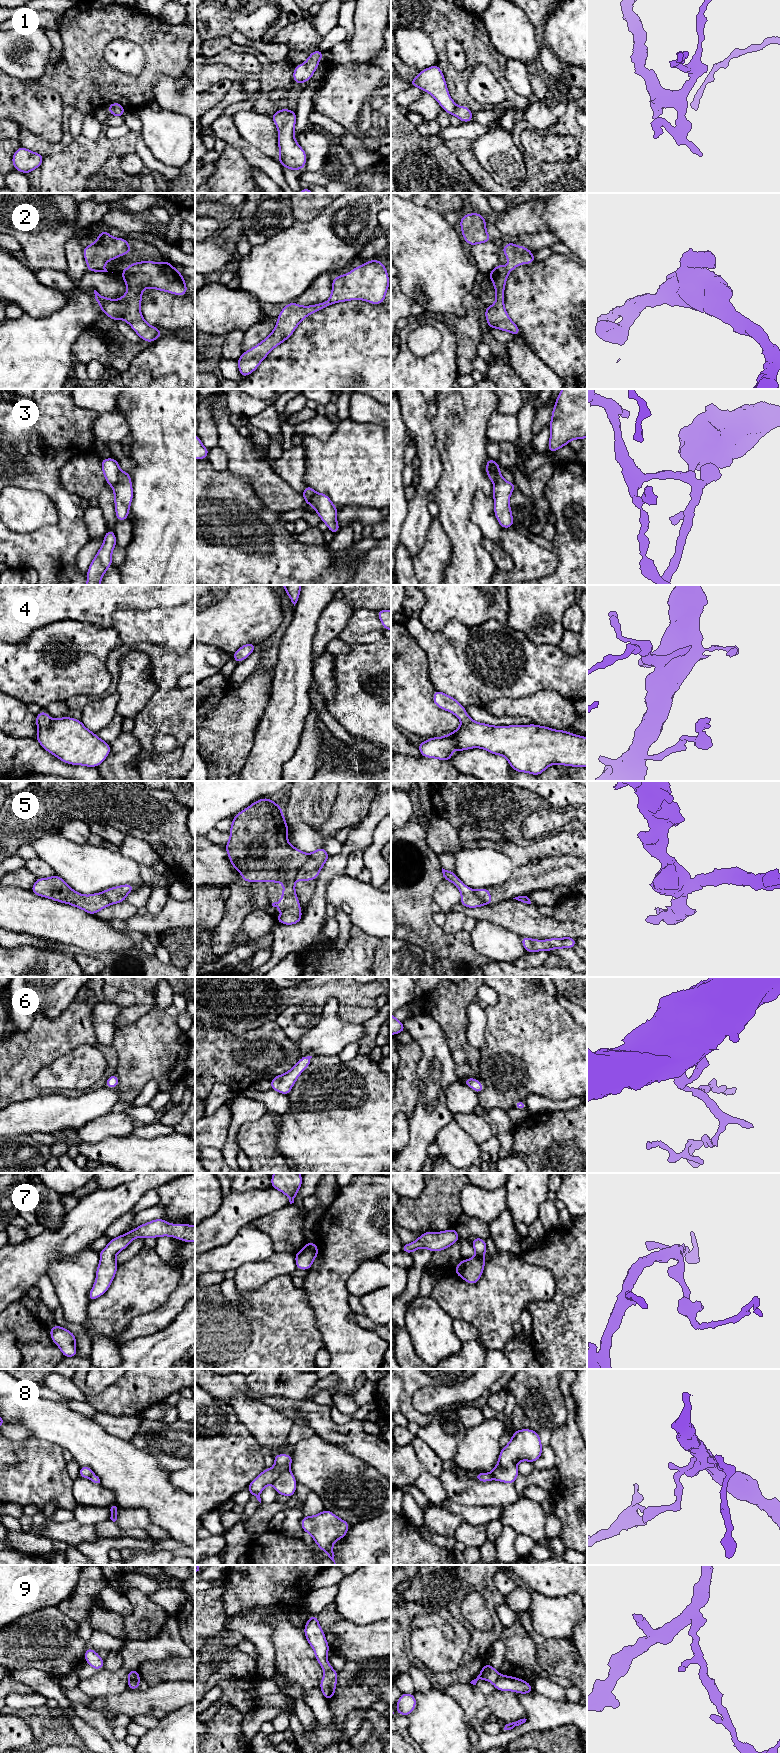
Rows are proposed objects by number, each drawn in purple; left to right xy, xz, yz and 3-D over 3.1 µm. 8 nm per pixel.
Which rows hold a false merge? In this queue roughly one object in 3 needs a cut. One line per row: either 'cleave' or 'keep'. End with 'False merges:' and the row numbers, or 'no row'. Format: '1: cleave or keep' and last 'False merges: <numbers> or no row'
1: keep
2: keep
3: cleave
4: keep
5: cleave
6: keep
7: keep
8: cleave
9: cleave
False merges: 3, 5, 8, 9

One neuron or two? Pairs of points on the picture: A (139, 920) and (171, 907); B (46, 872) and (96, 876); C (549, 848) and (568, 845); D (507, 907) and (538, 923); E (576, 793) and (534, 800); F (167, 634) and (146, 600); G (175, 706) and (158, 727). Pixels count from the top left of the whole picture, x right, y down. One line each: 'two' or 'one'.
A: one
B: two
C: one
D: one
E: two
F: two
G: one

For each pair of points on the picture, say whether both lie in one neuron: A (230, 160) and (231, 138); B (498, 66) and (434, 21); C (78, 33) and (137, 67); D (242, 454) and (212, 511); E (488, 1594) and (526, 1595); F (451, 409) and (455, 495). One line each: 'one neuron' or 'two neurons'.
A: two neurons
B: one neuron
C: two neurons
D: two neurons
E: two neurons
F: one neuron

